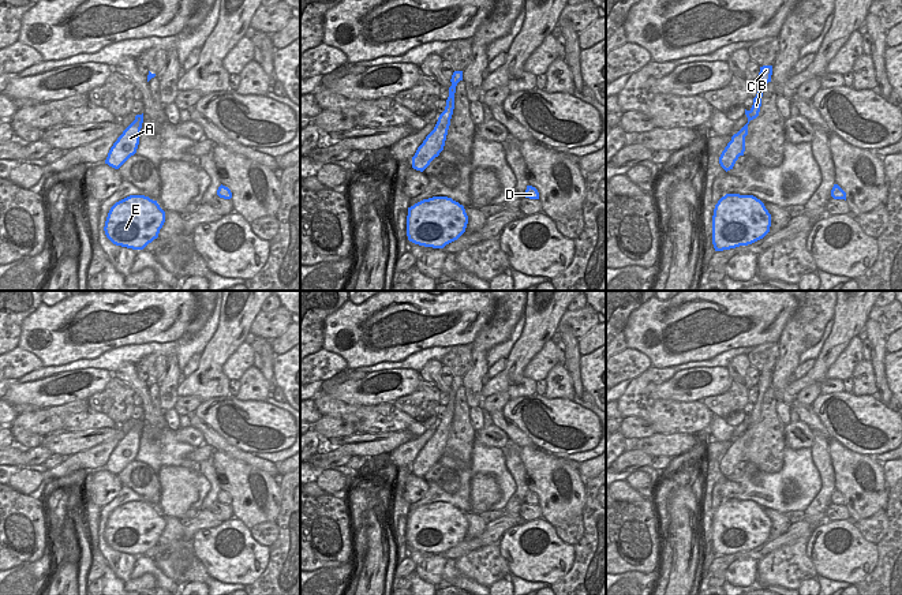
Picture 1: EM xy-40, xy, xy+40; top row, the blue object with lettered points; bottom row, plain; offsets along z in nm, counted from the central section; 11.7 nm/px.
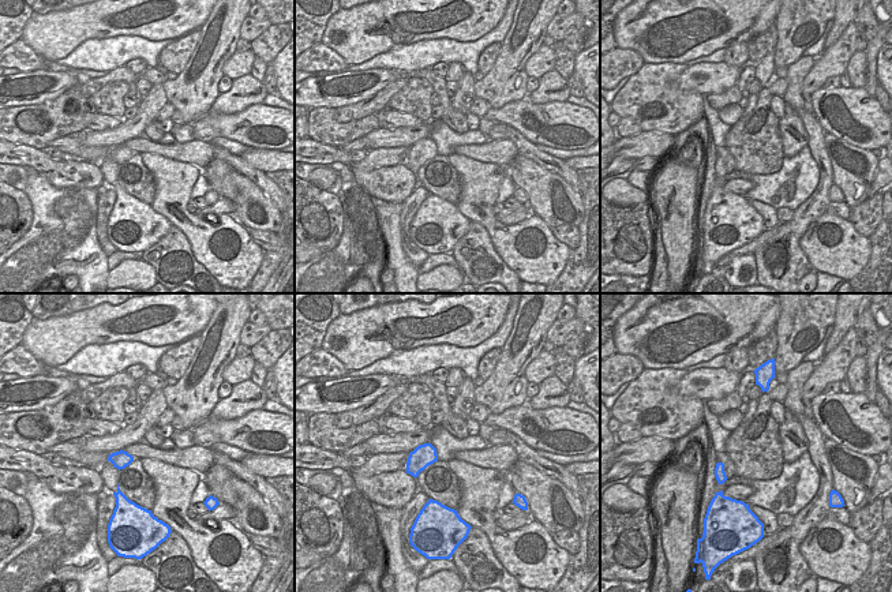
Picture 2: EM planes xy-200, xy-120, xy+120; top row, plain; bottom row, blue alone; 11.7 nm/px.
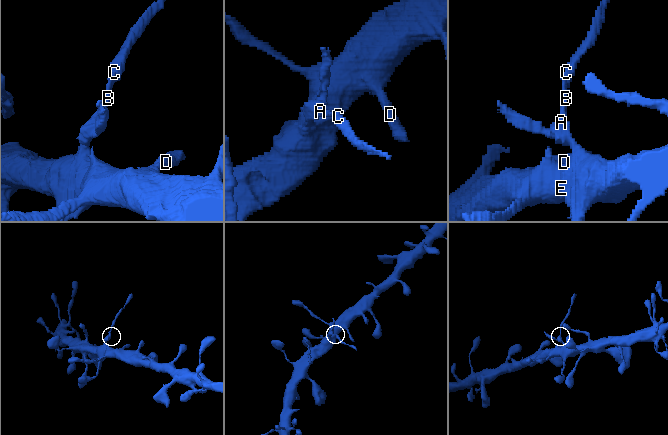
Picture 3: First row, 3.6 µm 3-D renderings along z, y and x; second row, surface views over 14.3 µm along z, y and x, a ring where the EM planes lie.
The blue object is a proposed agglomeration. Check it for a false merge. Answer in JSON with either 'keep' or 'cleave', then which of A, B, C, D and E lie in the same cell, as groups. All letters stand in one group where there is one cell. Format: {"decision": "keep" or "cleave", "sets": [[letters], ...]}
{"decision": "cleave", "sets": [["A", "B", "D", "E"], ["C"]]}

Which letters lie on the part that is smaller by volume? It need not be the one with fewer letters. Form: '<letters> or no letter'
C

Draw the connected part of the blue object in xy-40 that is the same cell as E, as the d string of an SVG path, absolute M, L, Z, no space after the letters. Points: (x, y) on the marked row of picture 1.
M130 195L116 202L105 221L105 235L116 246L143 250L158 237L165 212L157 201L145 195Z

